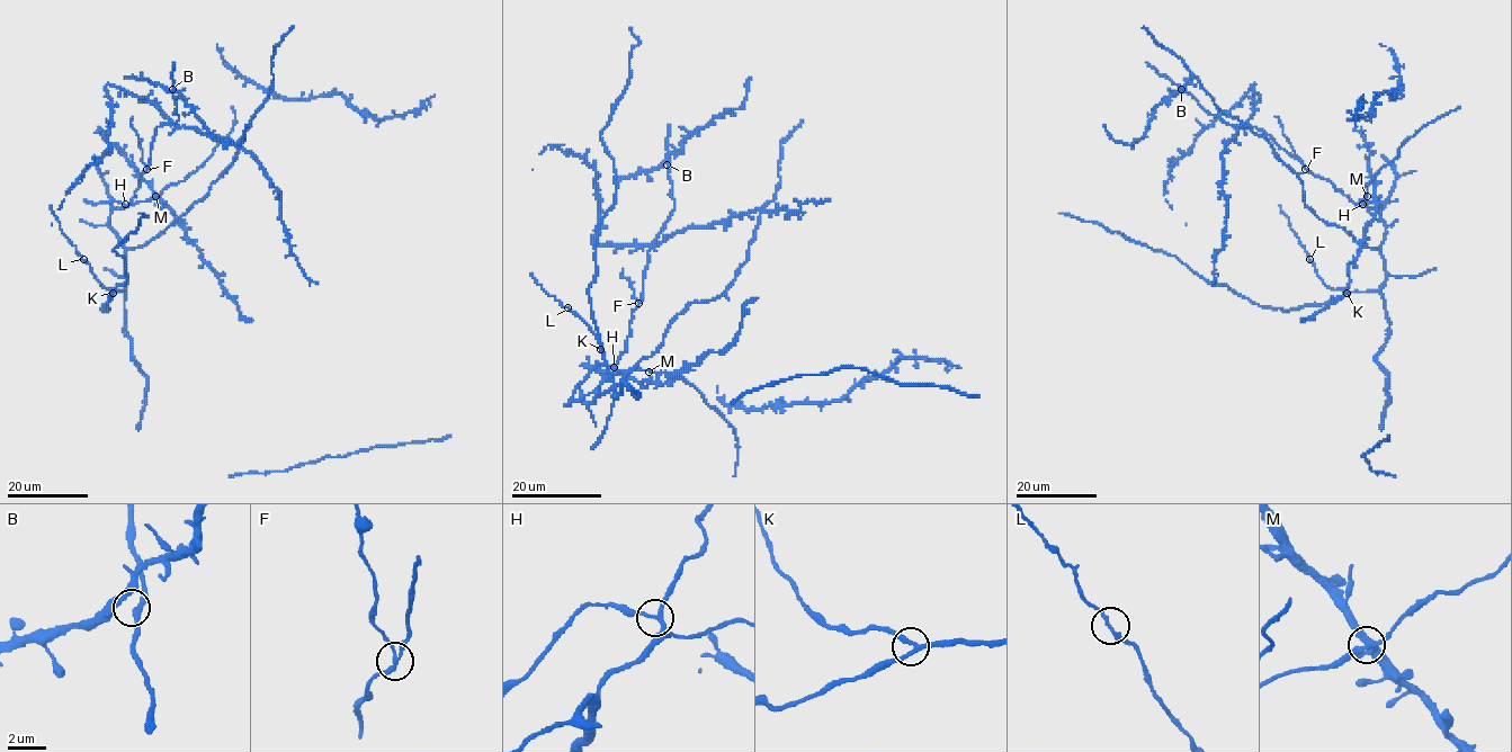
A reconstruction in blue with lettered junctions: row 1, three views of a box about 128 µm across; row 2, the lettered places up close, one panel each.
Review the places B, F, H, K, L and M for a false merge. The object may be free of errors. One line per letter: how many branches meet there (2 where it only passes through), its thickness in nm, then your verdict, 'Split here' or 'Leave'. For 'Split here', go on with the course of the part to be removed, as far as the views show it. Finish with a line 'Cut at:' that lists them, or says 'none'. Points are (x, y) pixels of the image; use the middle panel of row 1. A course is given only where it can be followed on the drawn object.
B: Branches: 3. Thickness 200 nm. Leave
F: Branches: 3. Thickness 160 nm. Split here. Course of the part to remove: (638, 303), (633, 297), (629, 280), (620, 275), (622, 269)
H: Branches: 3. Thickness 200 nm. Leave
K: Branches: 3. Thickness 240 nm. Leave
L: Branches: 2. Thickness 170 nm. Leave
M: Branches: 3. Thickness 170 nm. Leave
Cut at: F

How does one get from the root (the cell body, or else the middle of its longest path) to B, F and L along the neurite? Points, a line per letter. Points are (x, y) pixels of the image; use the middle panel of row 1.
B: (615, 391), (596, 388), (626, 349), (647, 250), (673, 208), (667, 164)
F: (615, 391), (599, 393), (596, 388), (611, 375), (626, 349), (631, 312), (638, 303)
L: (615, 391), (596, 334), (567, 307)

